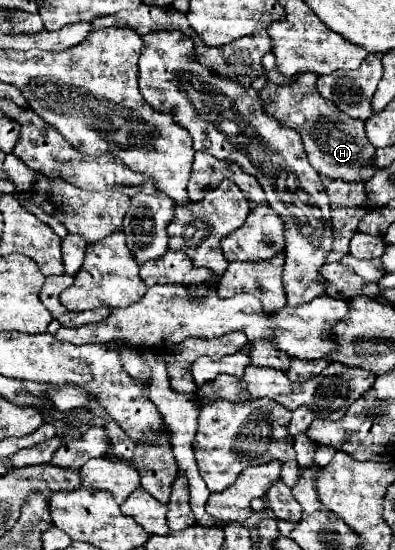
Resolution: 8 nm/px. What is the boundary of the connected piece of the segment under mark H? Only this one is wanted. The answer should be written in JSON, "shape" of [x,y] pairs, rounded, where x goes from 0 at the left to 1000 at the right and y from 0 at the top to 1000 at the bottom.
{"shape":[[[762,133],[752,147],[737,155],[691,155],[681,151],[656,173],[666,180],[666,195],[681,209],[711,220],[711,227],[757,238],[782,296],[833,325],[863,325],[878,333],[934,329],[954,307],[939,307],[939,285],[949,285],[949,267],[924,249],[924,231],[914,216],[889,216],[863,205],[838,184],[813,176],[797,162],[803,136],[797,133]]]}

